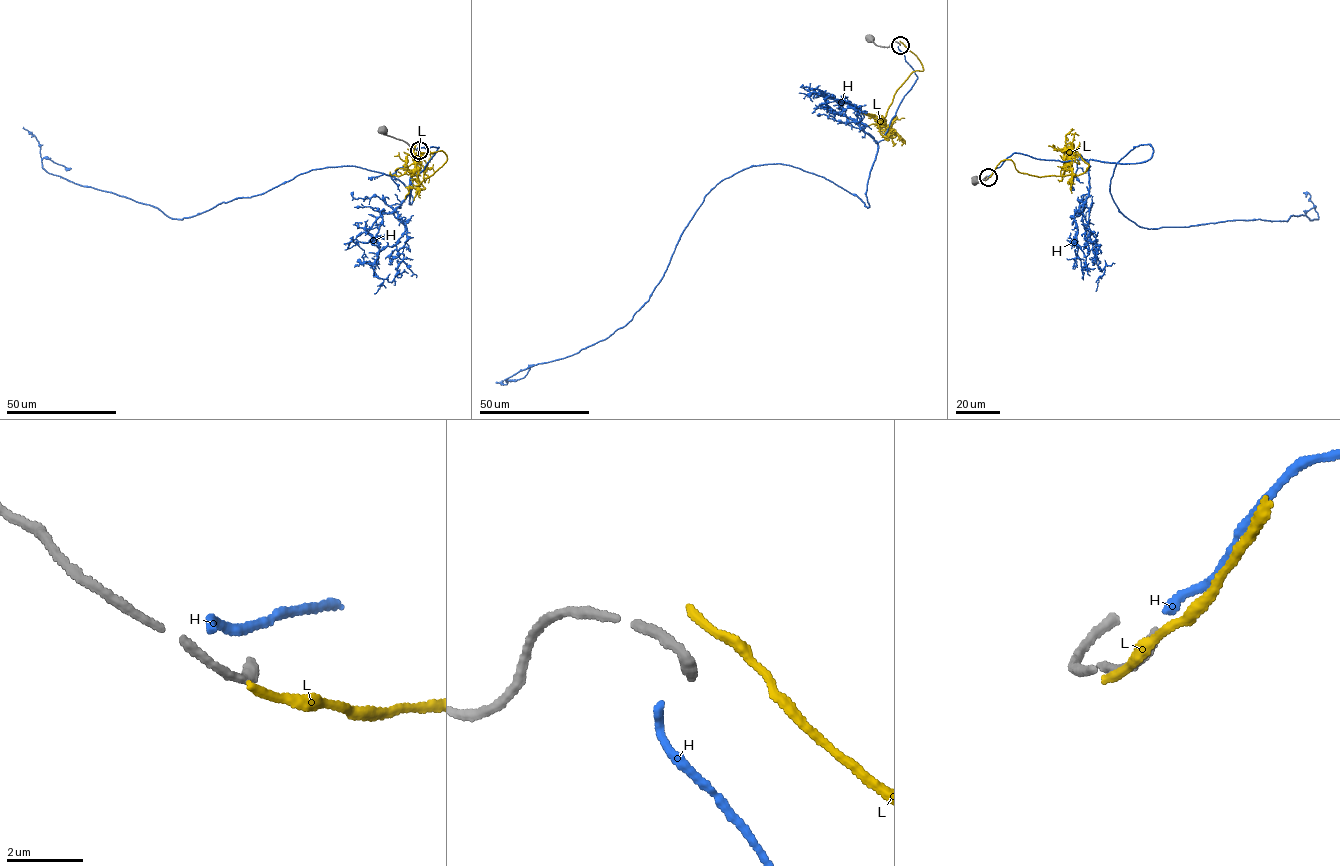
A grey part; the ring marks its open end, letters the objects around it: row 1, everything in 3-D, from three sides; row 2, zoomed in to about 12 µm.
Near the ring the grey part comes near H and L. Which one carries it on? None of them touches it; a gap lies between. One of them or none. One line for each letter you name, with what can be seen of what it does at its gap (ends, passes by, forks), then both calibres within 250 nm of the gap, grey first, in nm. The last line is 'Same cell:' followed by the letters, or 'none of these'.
H: it ends there; 280 nm thick on the grey side, 240 nm on the other
Same cell: H

